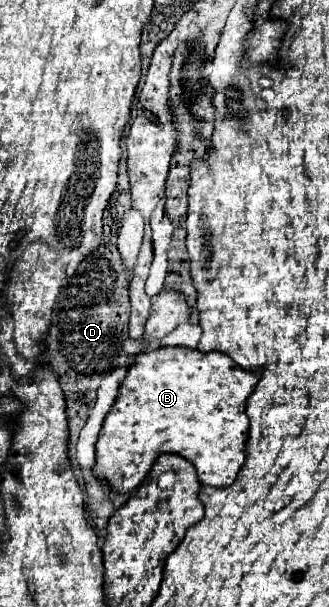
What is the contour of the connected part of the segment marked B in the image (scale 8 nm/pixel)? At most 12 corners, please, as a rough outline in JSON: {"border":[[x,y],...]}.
{"border":[[142,352],[96,442],[128,494],[160,454],[230,486],[258,382],[222,352]]}

